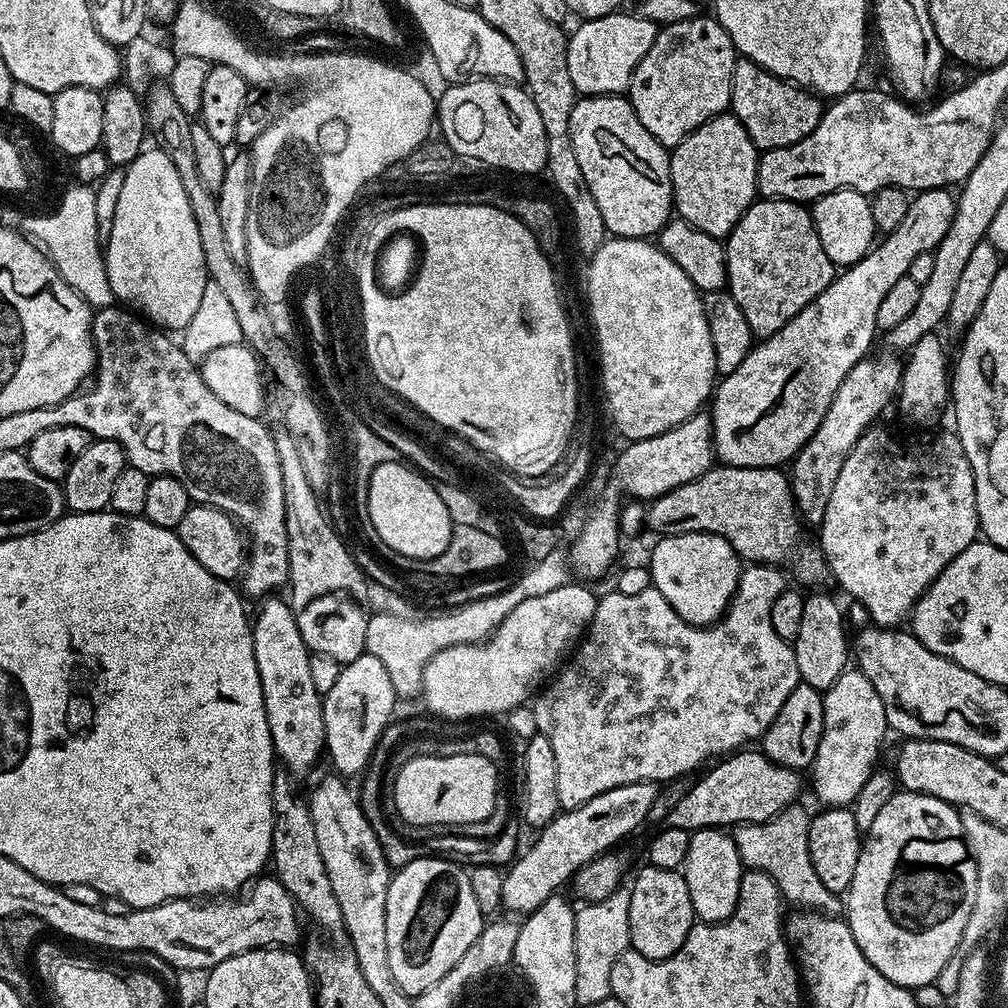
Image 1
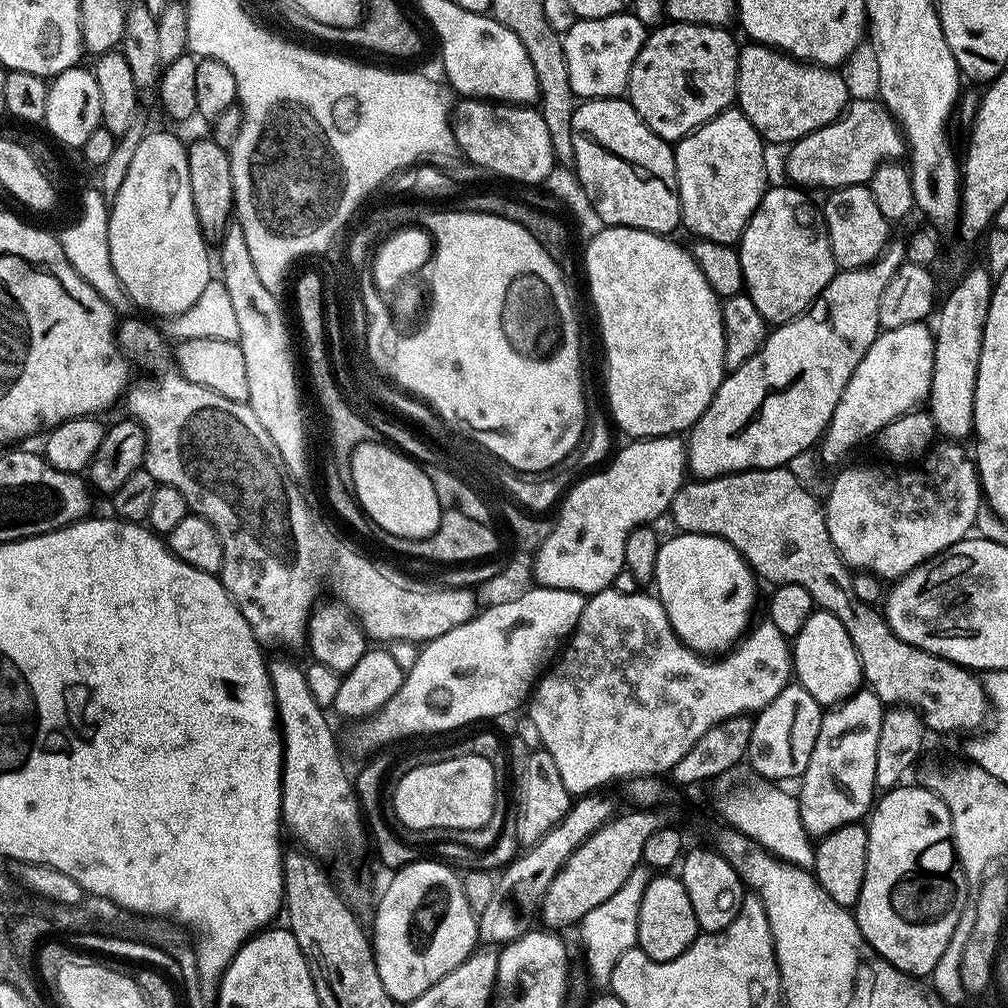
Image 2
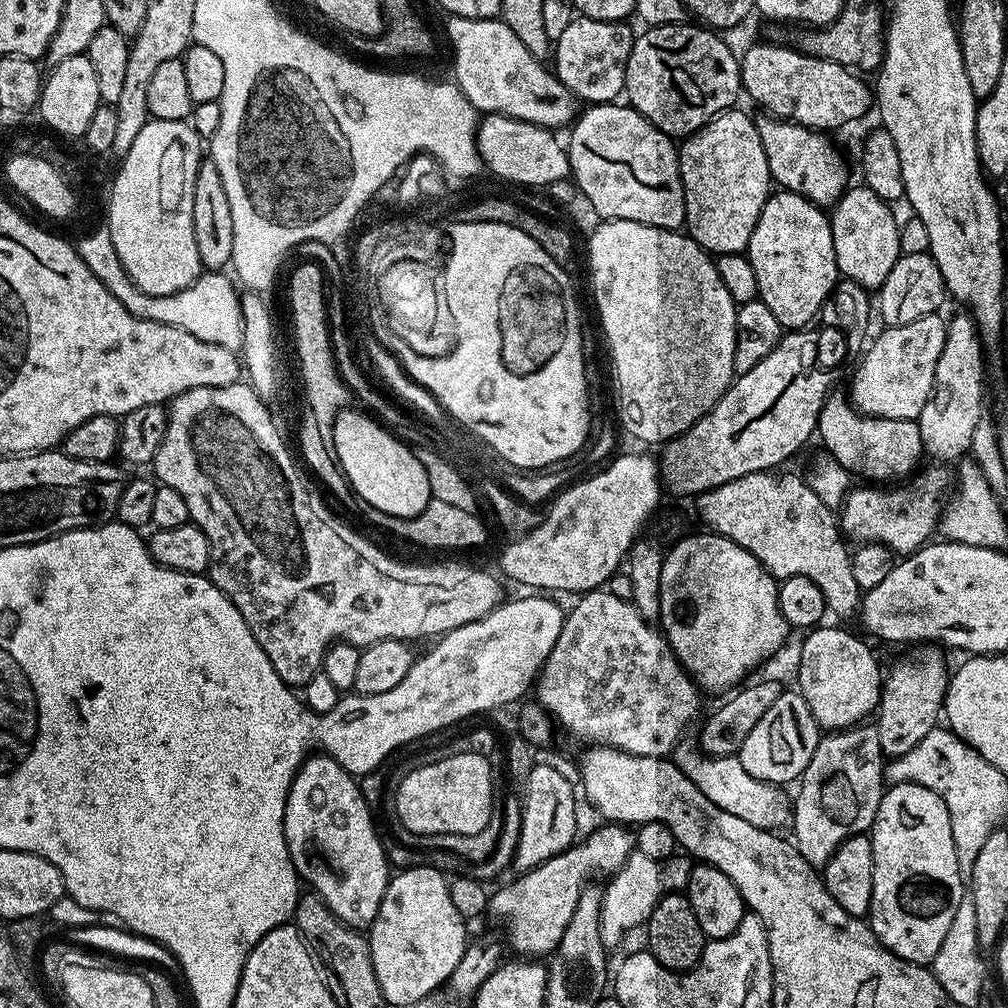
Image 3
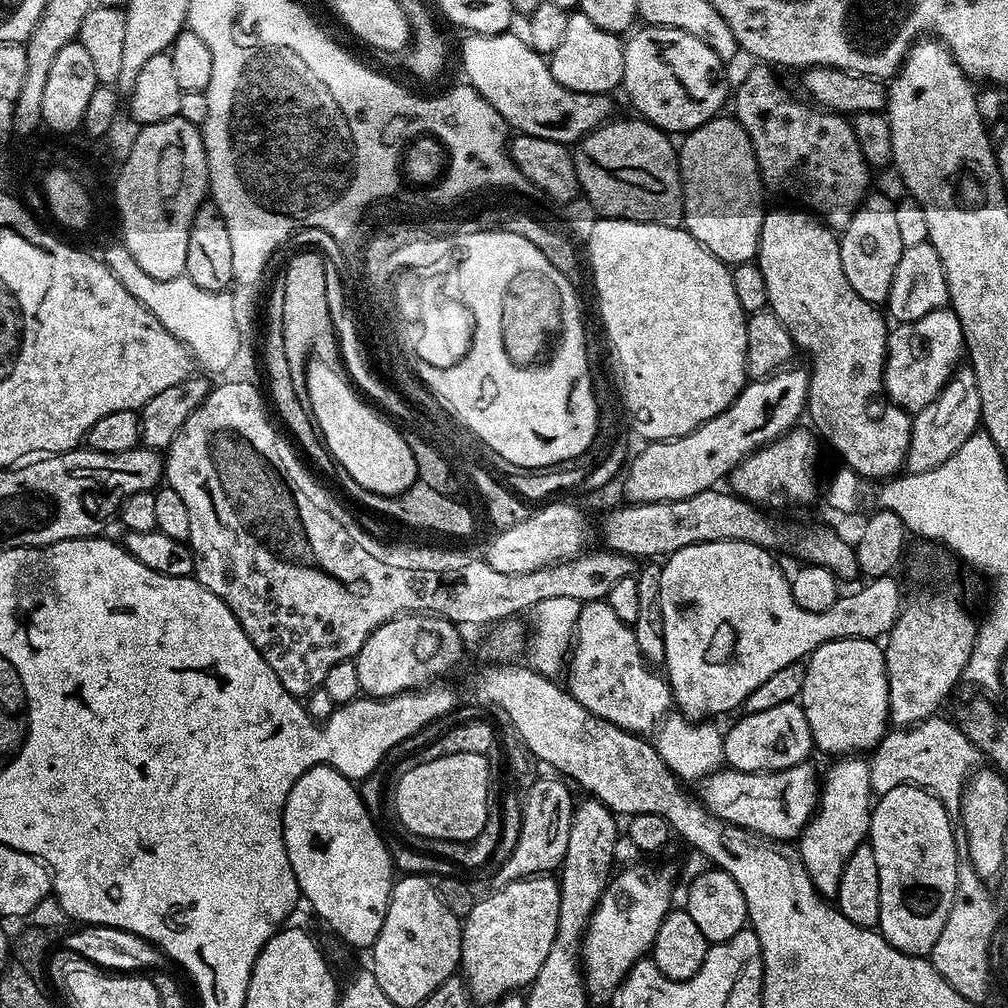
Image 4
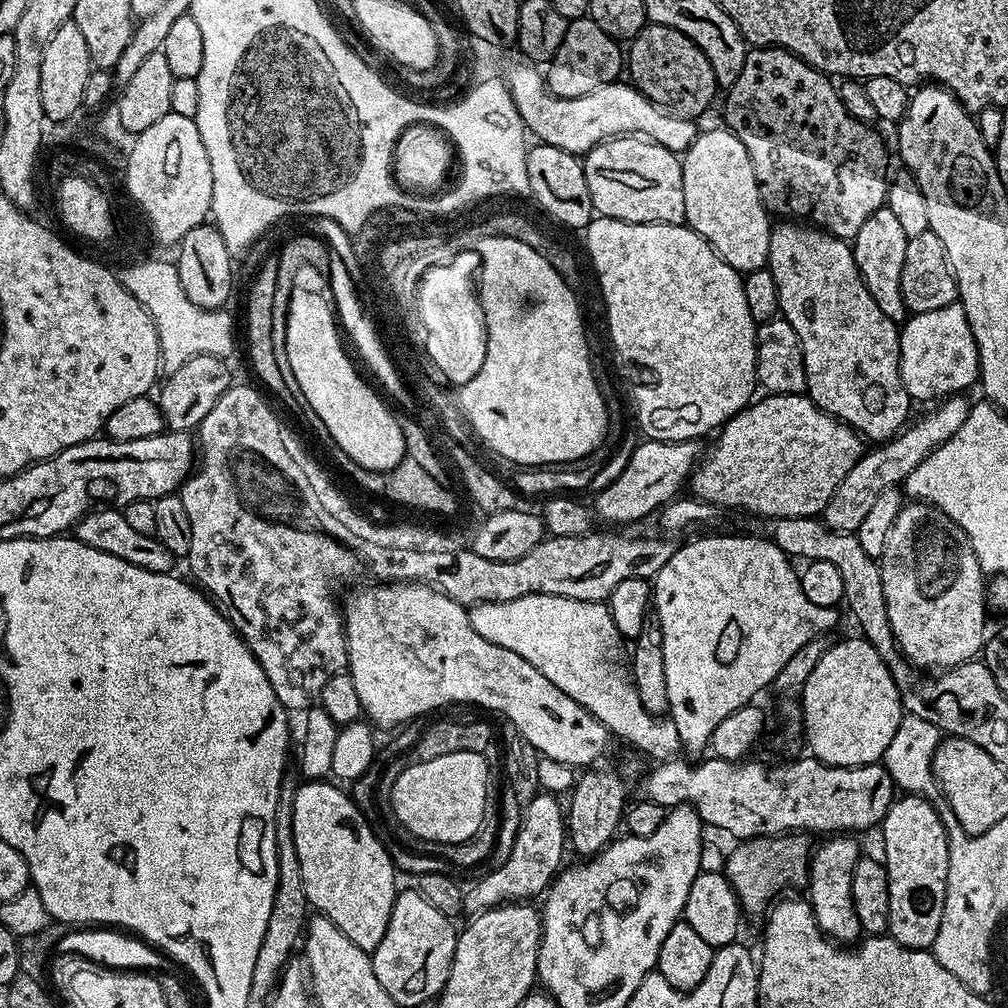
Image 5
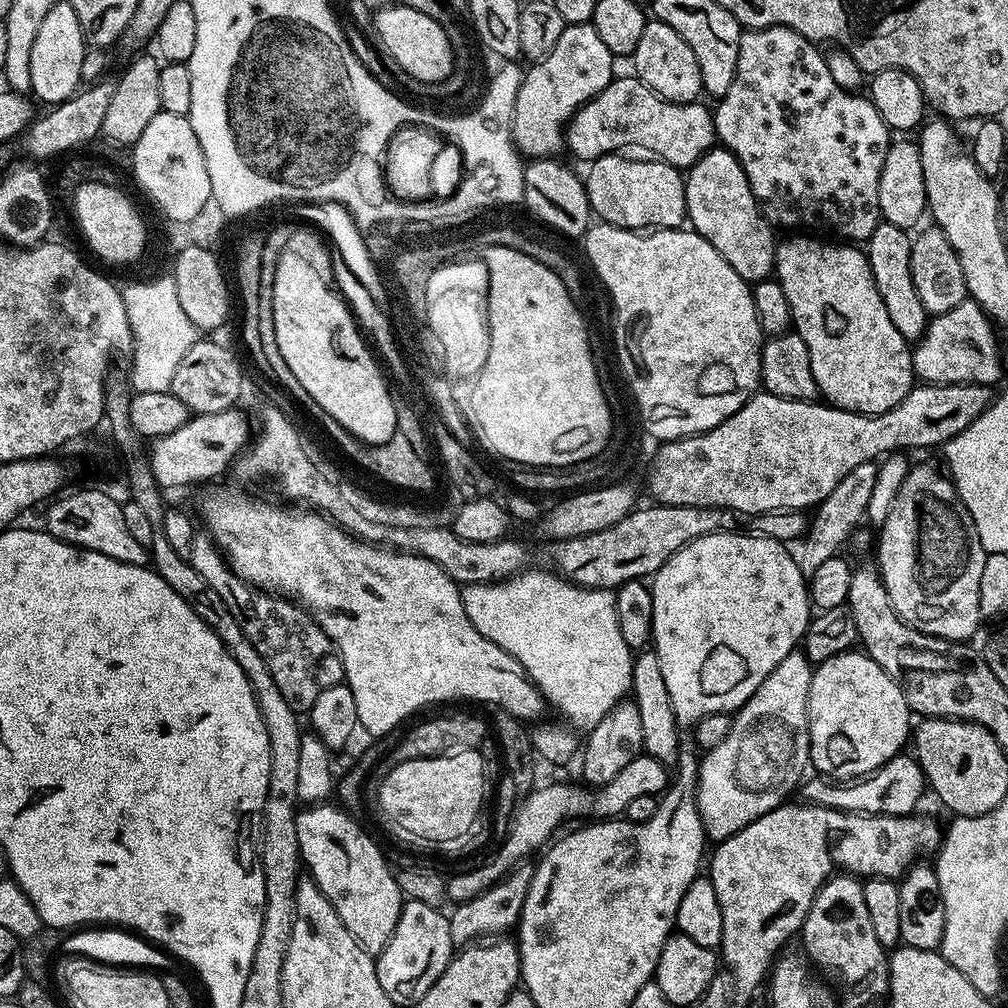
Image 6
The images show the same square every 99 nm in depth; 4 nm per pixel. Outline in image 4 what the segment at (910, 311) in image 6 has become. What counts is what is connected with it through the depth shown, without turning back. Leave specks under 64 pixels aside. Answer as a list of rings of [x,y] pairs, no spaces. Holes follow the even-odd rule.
[[[869,194],[838,236],[842,271],[849,279],[850,286],[854,286],[858,298],[866,298],[866,302],[877,306],[887,305],[890,282],[894,282],[894,269],[898,267],[905,247],[894,218],[895,209],[896,204],[890,197]]]

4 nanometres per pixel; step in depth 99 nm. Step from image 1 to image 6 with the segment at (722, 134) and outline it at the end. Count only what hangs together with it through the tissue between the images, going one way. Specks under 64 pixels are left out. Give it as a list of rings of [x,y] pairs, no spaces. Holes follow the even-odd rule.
[[[713,146],[709,152],[702,154],[698,162],[687,169],[684,176],[684,193],[686,194],[686,210],[688,211],[686,220],[690,225],[691,231],[697,232],[744,280],[755,282],[757,280],[766,280],[773,275],[776,267],[776,245],[778,243],[777,233],[773,225],[768,223],[768,219],[761,212],[754,194],[750,190],[750,182],[738,162],[734,153],[723,146]]]

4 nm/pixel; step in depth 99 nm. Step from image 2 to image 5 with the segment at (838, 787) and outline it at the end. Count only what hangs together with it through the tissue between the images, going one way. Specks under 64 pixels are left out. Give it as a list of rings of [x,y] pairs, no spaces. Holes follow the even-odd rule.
[[[832,834],[820,849],[810,856],[807,899],[812,906],[812,916],[818,922],[820,931],[833,941],[848,946],[861,939],[862,933],[858,914],[854,914],[854,898],[850,894],[850,882],[854,878],[854,866],[860,861],[862,849],[859,839],[848,834]]]

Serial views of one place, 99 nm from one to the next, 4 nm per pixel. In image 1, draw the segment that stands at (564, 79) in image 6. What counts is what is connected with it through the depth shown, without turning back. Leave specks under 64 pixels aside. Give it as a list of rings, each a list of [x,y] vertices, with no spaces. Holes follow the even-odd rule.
[[[617,10],[608,16],[599,16],[593,20],[580,22],[580,25],[570,32],[566,50],[566,66],[570,69],[570,82],[574,82],[577,93],[581,97],[627,93],[638,62],[642,62],[642,58],[646,58],[650,46],[654,46],[657,31],[658,26],[654,22],[650,22],[639,14],[627,16],[624,10]]]

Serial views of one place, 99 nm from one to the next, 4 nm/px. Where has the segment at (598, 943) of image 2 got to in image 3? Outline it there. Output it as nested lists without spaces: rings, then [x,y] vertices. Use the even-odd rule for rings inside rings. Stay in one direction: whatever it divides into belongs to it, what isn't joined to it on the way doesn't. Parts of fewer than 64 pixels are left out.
[[[633,849],[626,862],[607,879],[603,887],[602,910],[600,911],[599,934],[605,949],[613,950],[636,926],[647,919],[647,913],[670,893],[685,891],[694,867],[693,859],[686,854],[677,854],[670,859],[649,858]]]

